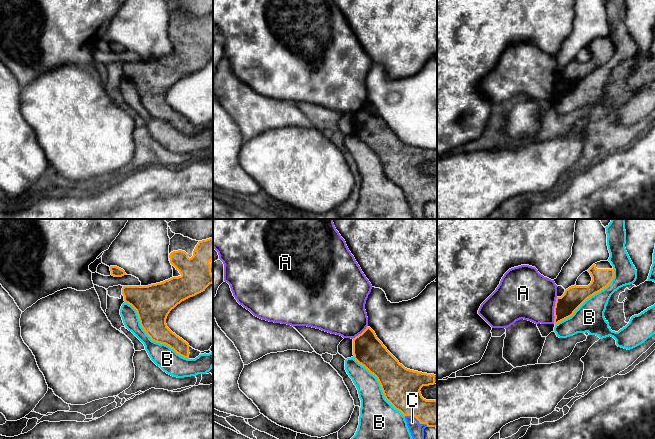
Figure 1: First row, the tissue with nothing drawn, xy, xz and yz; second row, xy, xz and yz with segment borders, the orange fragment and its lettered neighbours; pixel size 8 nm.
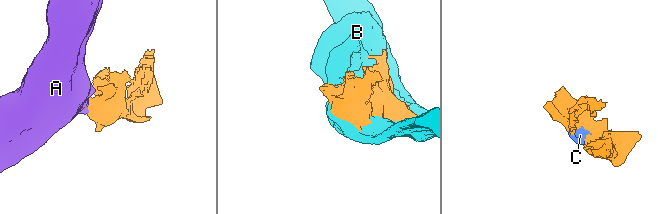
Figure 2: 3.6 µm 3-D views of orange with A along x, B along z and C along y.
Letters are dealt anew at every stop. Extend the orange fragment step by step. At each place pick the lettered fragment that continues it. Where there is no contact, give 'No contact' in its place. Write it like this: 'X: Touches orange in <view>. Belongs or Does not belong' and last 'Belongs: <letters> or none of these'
A: Touches orange in yz. Does not belong
B: Touches orange in xy. Does not belong
C: Touches orange in xz. Belongs
Belongs: C

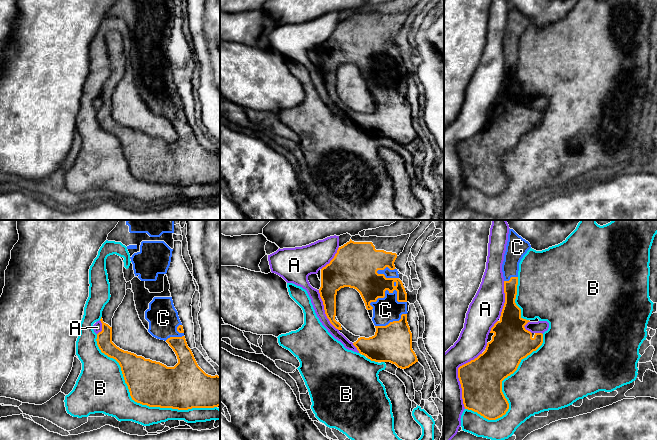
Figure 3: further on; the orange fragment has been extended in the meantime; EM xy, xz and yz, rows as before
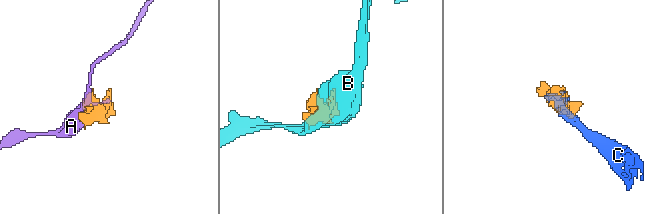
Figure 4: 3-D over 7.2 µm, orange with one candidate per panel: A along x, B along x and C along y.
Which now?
A: Touches orange in yz. Does not belong
B: Touches orange in xy. Does not belong
C: Touches orange in xz. Belongs
Belongs: C

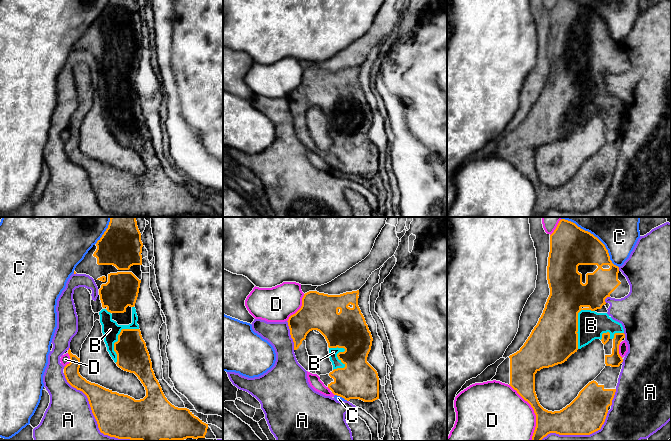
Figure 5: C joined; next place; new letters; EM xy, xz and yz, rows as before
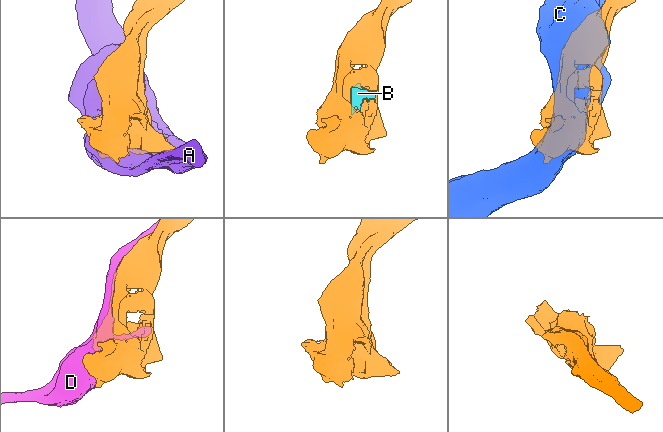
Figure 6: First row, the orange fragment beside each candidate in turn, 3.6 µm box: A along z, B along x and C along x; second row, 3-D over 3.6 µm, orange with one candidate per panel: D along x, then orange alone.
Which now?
A: Touches orange in xy. Does not belong
B: Touches orange in yz. Belongs
C: Touches orange in yz. Does not belong
D: Touches orange in yz. Does not belong
Belongs: B

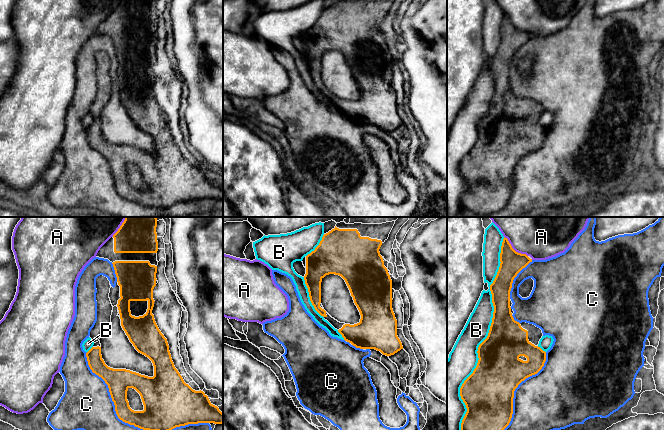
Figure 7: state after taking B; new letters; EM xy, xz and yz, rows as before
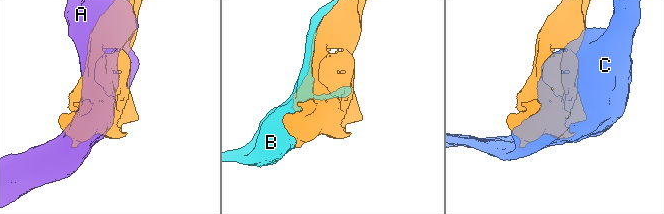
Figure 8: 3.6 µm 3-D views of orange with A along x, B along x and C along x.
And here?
A: Touches orange in yz. Does not belong
B: Touches orange in yz. Does not belong
C: Touches orange in xy. Does not belong
Belongs: none of these

